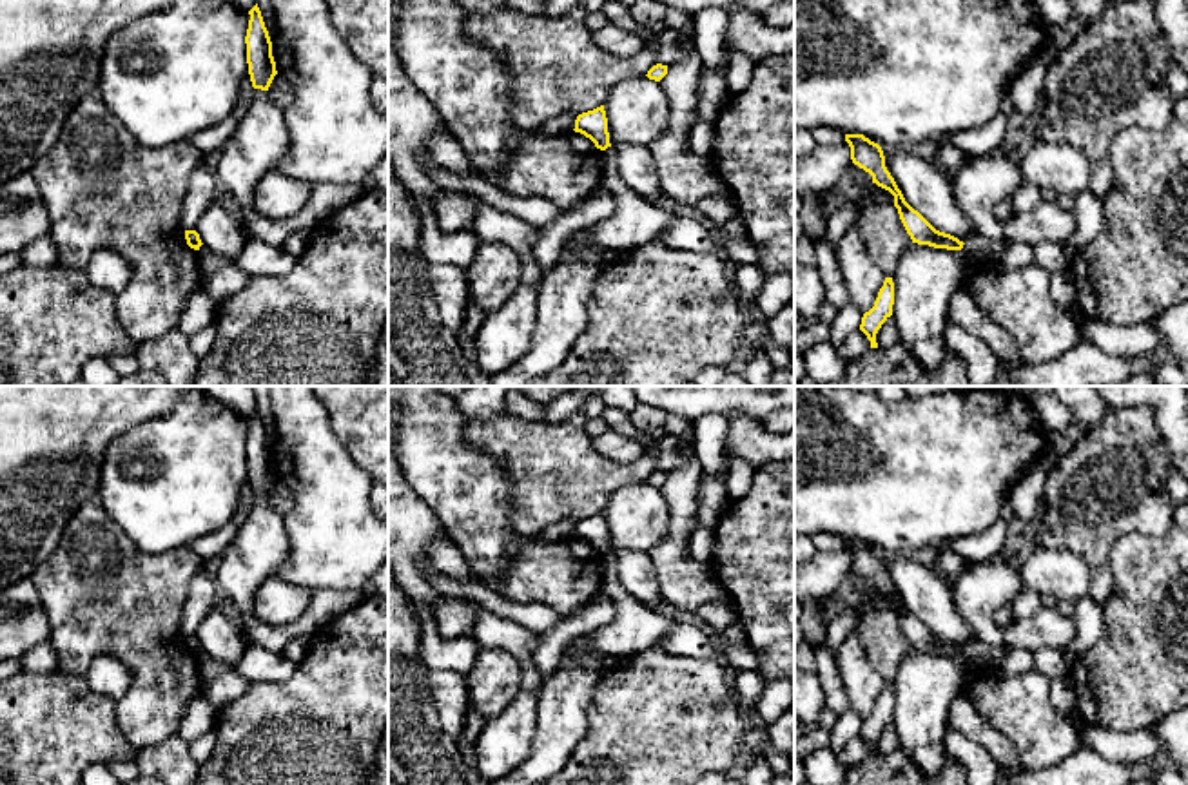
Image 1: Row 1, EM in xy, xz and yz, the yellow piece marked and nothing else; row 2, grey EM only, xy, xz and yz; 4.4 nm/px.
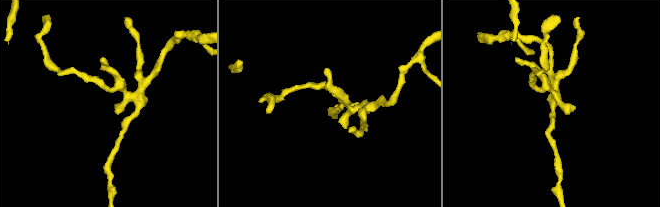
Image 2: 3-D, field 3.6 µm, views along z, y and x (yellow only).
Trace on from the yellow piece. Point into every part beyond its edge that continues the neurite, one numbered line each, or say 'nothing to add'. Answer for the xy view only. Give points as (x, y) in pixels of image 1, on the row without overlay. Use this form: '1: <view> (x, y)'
nothing to add

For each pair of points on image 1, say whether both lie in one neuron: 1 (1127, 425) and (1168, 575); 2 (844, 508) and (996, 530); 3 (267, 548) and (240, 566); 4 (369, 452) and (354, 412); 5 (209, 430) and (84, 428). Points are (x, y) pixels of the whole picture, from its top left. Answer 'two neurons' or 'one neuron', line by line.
1: two neurons
2: two neurons
3: one neuron
4: one neuron
5: two neurons

